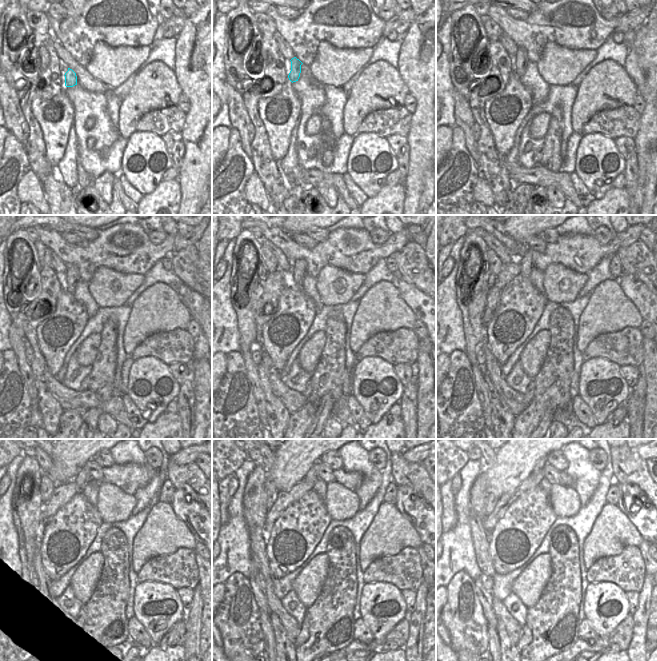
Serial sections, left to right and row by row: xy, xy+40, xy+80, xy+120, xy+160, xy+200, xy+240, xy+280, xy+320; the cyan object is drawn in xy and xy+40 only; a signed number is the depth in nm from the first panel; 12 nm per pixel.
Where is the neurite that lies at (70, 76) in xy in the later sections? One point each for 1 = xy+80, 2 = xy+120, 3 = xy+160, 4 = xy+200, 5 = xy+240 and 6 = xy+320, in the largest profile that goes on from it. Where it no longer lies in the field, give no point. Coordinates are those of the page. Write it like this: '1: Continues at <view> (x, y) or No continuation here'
1: Continues at xy+80 (522, 60)
2: Continues at xy+120 (73, 277)
3: Continues at xy+160 (299, 267)
4: Continues at xy+200 (525, 262)
5: Continues at xy+240 (83, 477)
6: Continues at xy+320 (542, 462).

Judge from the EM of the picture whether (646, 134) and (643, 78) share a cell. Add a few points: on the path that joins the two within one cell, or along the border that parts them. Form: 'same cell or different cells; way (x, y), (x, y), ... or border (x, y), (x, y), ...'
same cell; way (646, 120), (646, 92)

